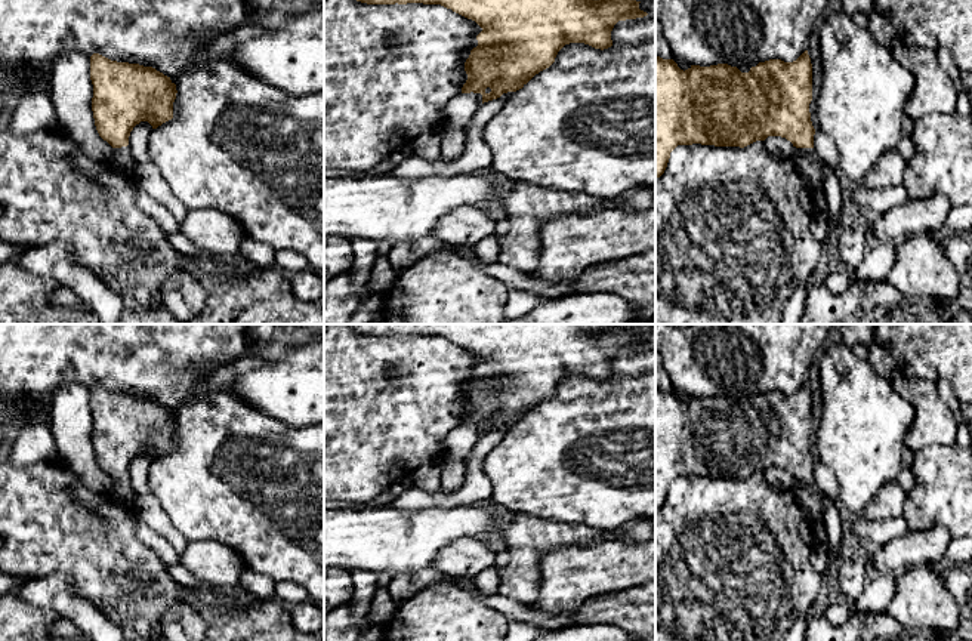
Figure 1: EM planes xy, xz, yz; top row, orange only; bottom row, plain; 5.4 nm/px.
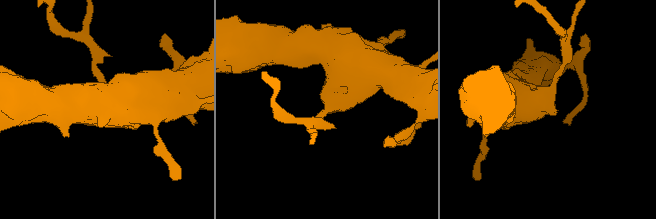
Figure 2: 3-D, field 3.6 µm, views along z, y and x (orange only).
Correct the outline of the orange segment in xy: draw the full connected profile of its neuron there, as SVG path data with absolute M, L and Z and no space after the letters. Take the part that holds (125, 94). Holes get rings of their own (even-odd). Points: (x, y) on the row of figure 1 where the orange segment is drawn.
M99 53L90 56L90 80L96 130L112 147L115 167L132 175L130 132L141 121L157 129L173 118L176 84L152 67L117 62Z

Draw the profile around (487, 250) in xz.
M488 235L478 241L473 247L476 258L485 264L491 265L499 262L499 238L497 235Z

